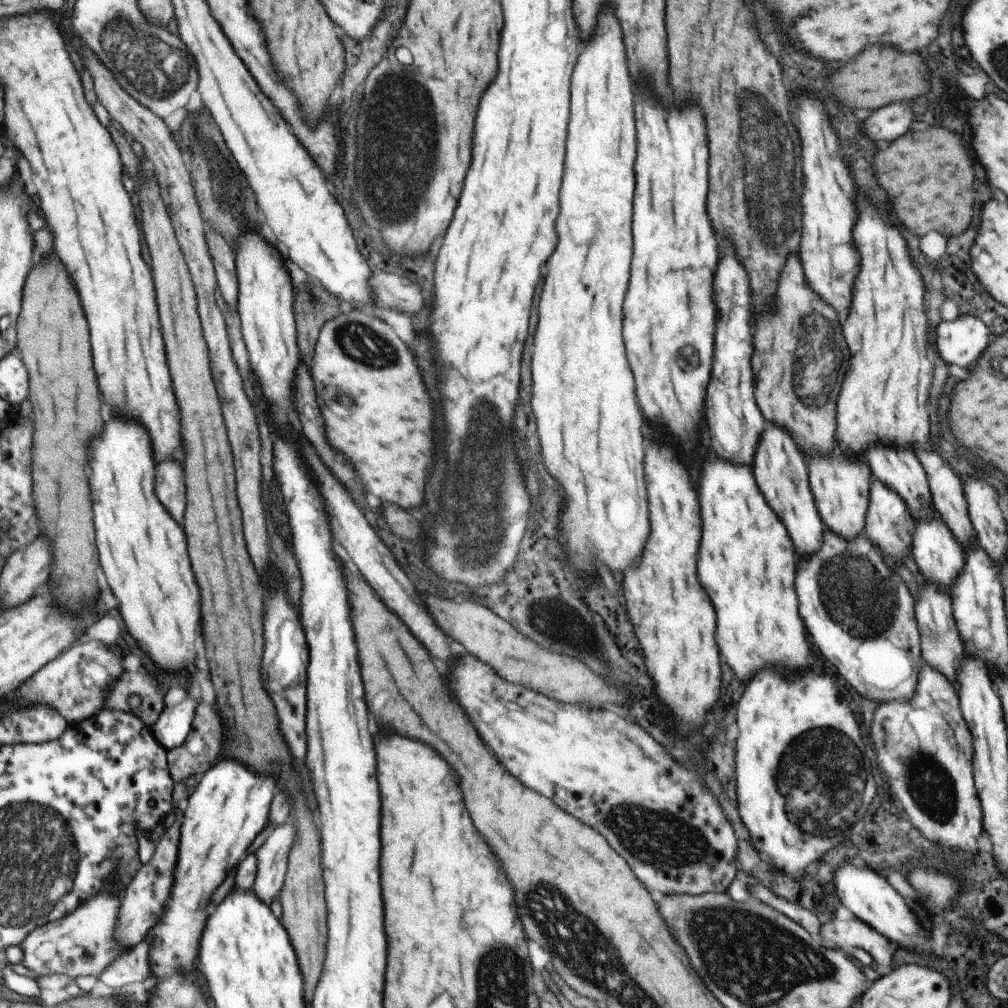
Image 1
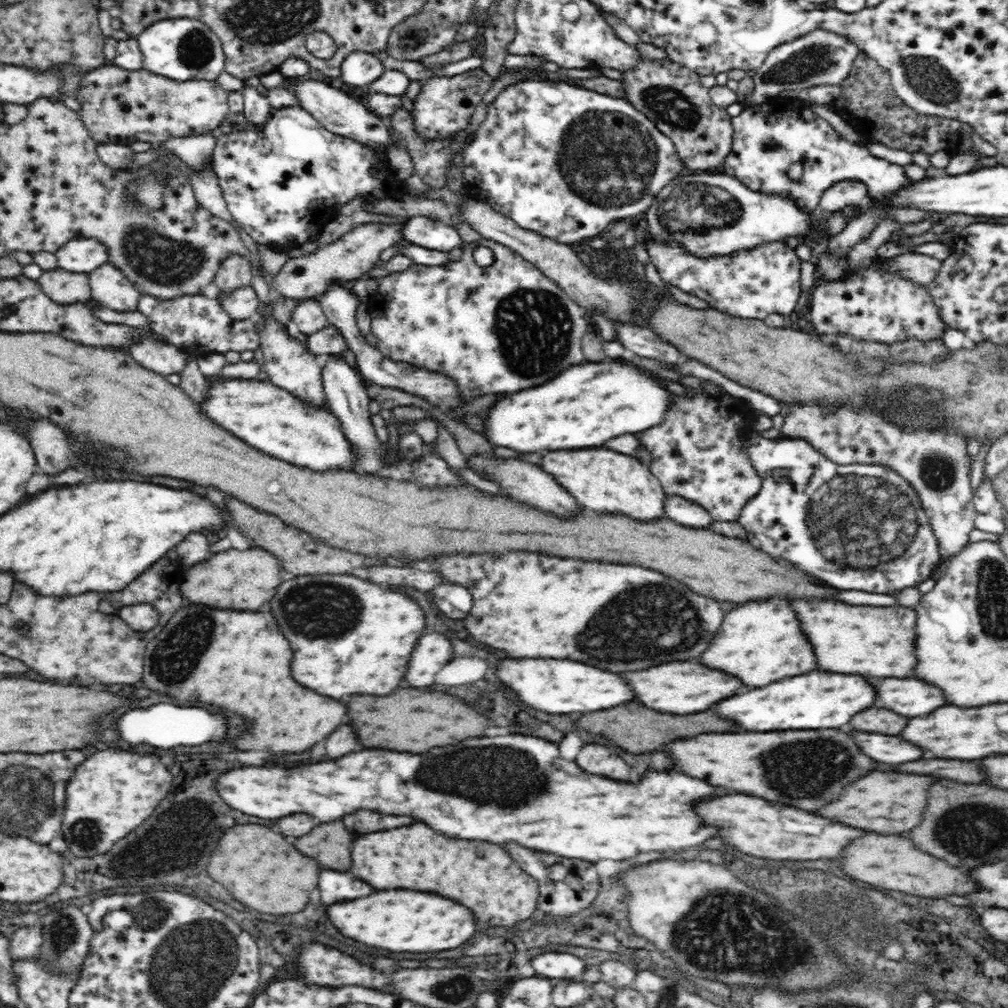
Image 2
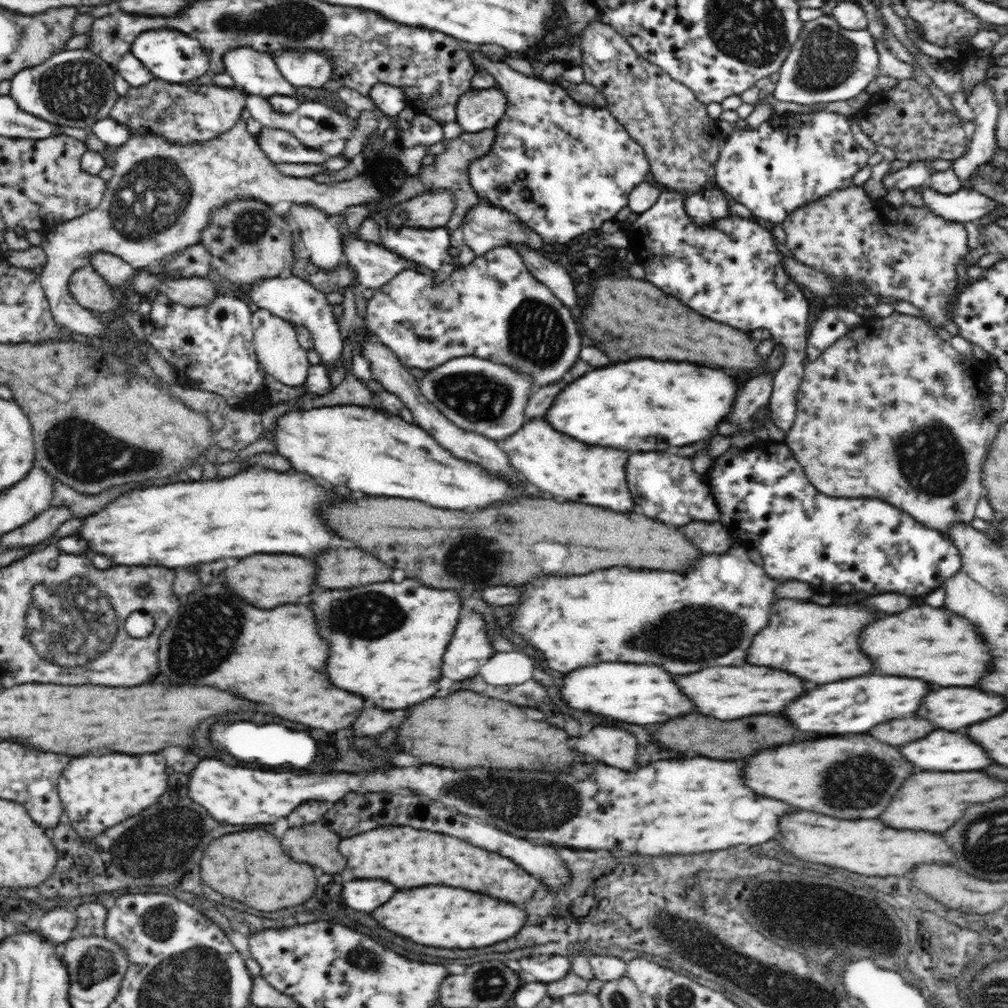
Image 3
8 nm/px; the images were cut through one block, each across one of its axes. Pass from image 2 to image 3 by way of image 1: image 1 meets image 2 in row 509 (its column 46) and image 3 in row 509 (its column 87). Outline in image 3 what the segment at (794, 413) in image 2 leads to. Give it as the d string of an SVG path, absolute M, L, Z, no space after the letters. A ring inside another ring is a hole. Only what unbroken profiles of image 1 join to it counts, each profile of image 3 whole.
M896 311L883 318L872 316L859 326L850 329L844 336L828 345L828 348L813 361L803 366L804 374L796 394L796 418L788 428L783 442L790 447L808 480L811 480L818 491L831 497L880 497L924 523L928 528L947 534L956 524L969 524L974 520L976 504L982 494L980 485L983 484L983 463L988 454L990 417L993 412L988 401L992 393L986 382L988 366L988 363L958 353L950 341L938 337L936 331L922 317Z

